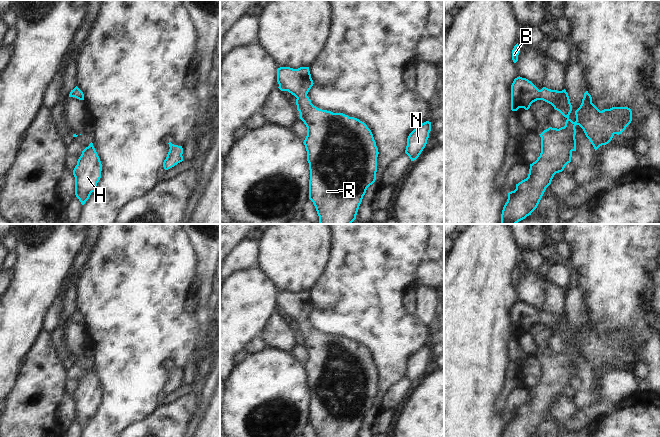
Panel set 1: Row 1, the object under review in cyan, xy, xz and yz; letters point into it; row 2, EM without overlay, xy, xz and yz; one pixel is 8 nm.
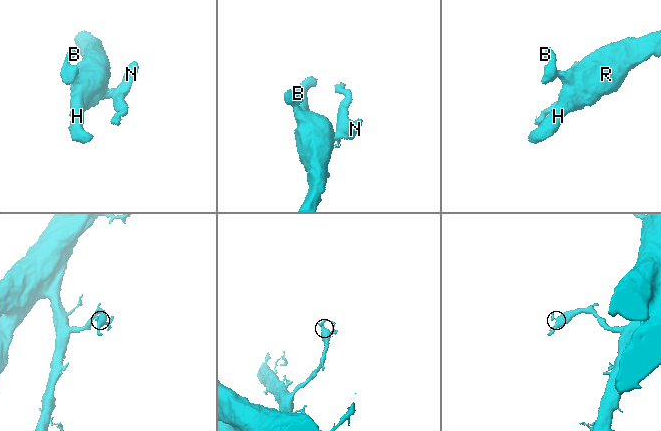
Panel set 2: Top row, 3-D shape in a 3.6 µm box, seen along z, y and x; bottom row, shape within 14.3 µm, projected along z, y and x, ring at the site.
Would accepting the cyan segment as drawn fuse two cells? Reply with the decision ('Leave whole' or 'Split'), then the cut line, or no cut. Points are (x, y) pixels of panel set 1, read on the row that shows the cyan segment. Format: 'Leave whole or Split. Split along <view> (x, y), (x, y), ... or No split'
Leave whole. No split.

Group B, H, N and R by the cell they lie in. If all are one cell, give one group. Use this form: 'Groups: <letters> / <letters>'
Groups: B H N R.

